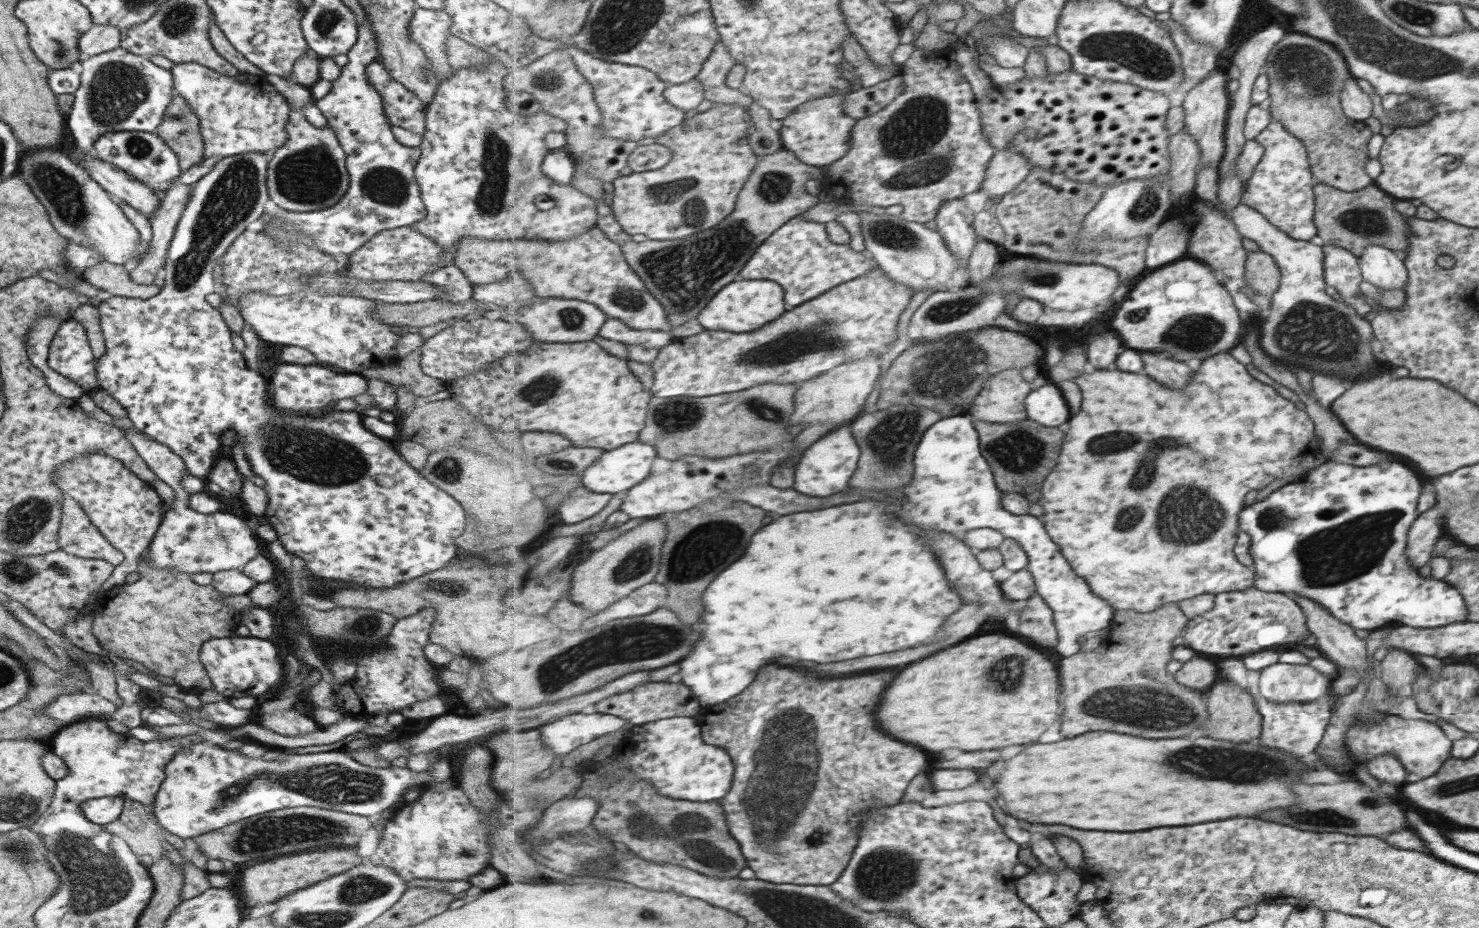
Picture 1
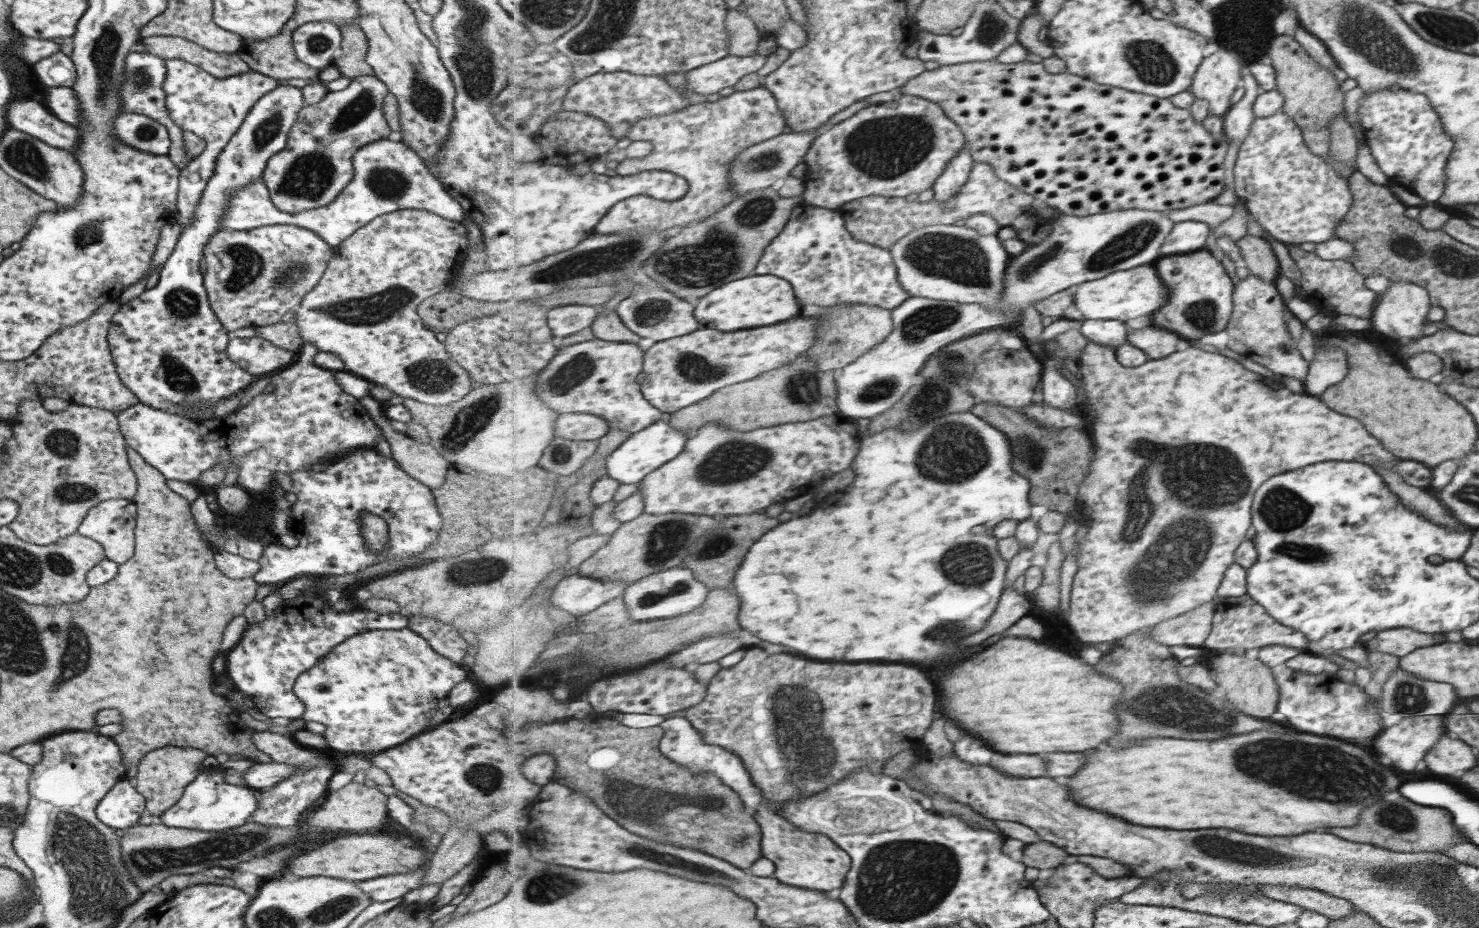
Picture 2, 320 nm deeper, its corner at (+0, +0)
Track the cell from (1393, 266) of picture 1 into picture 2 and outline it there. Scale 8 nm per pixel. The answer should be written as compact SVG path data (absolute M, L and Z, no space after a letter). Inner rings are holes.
M1389 281L1387 288L1381 292L1381 300L1373 310L1370 318L1373 330L1392 339L1418 339L1423 336L1423 326L1427 323L1428 309L1431 302L1428 291L1419 283L1406 283L1405 281Z

